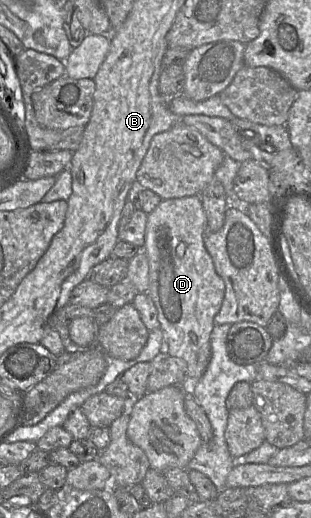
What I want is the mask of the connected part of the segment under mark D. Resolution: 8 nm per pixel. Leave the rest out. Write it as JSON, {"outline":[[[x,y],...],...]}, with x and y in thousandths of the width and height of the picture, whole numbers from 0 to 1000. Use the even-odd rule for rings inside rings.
{"outline":[[[643,378],[521,386],[473,417],[457,477],[479,510],[479,548],[469,566],[508,602],[508,620],[527,653],[527,680],[598,699],[605,739],[633,736],[672,703],[675,647],[691,627],[688,612],[704,602],[723,571],[720,542],[695,527],[682,498],[656,471],[662,448],[666,421]]]}

